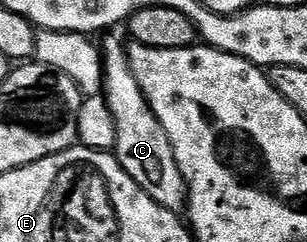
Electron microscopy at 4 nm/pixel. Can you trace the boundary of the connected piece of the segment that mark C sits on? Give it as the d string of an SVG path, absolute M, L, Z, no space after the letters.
M117 39L103 43L103 62L105 64L105 85L103 94L117 123L117 140L113 151L119 165L159 205L180 212L186 206L185 182L183 181L171 141L163 125L155 117L151 105L145 100L145 94L139 89L139 81L129 68L129 56L126 44Z

